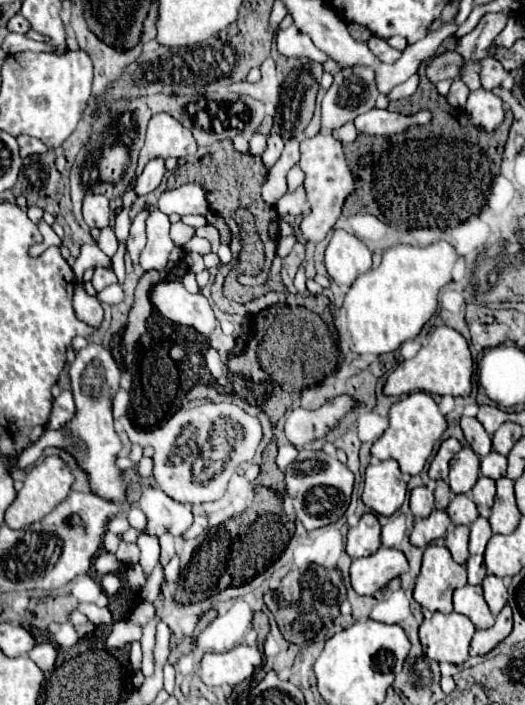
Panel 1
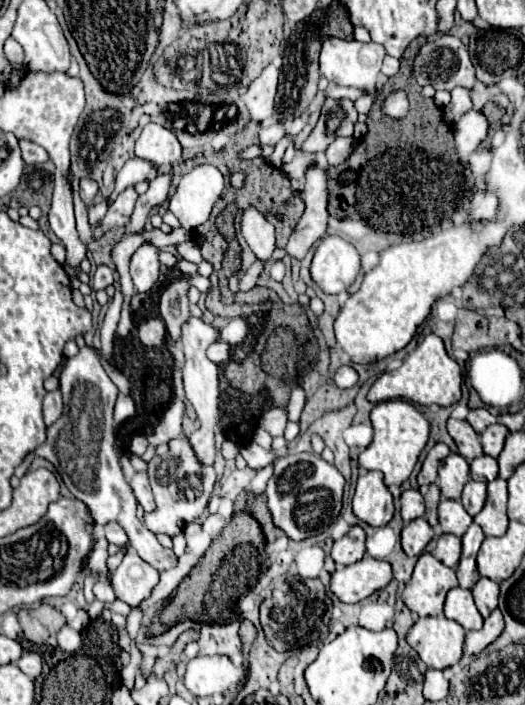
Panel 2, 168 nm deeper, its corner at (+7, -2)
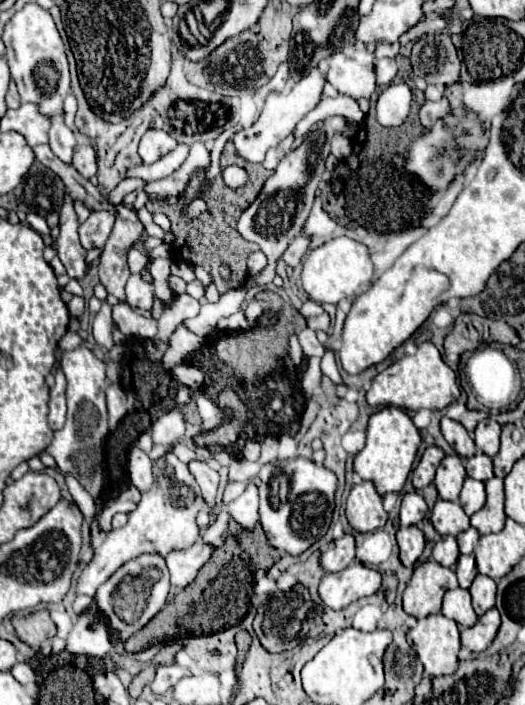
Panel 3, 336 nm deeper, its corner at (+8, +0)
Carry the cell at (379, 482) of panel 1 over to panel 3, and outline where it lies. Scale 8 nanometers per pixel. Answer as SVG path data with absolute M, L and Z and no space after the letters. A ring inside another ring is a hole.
M370 480L352 486L346 500L346 516L350 526L358 532L370 532L386 524L388 512L382 506L382 496Z

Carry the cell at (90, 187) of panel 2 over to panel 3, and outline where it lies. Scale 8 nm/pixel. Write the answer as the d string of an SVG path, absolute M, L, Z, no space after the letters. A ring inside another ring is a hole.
M78 144L74 150L74 160L72 166L86 178L90 180L92 176L96 176L96 156L92 146L88 144Z

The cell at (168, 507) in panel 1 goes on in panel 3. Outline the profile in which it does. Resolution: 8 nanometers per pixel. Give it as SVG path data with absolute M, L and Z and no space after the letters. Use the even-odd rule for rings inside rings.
M132 446L130 456L128 456L128 474L132 484L140 490L140 492L148 492L148 488L152 488L154 484L154 476L152 476L152 462L146 456L146 452L142 452L140 448Z

